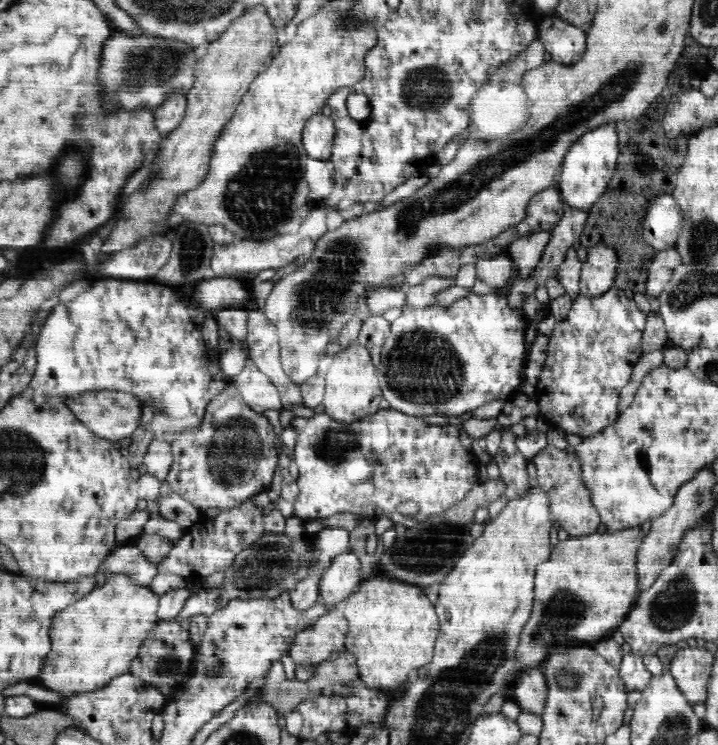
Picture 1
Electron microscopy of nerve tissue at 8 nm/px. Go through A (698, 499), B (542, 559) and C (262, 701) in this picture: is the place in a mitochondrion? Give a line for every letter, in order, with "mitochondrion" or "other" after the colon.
A: mitochondrion
B: other
C: other

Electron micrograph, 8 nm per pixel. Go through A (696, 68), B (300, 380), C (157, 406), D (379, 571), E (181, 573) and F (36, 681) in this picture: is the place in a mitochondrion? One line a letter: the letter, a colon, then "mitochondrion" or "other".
A: other
B: other
C: mitochondrion
D: other
E: other
F: other

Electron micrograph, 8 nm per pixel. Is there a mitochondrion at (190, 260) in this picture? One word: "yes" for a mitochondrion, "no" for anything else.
yes

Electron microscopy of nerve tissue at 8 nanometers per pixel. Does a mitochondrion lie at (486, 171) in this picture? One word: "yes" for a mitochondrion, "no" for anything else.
yes

